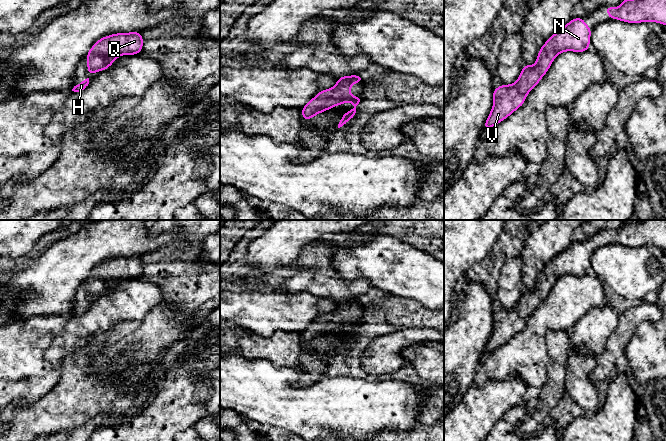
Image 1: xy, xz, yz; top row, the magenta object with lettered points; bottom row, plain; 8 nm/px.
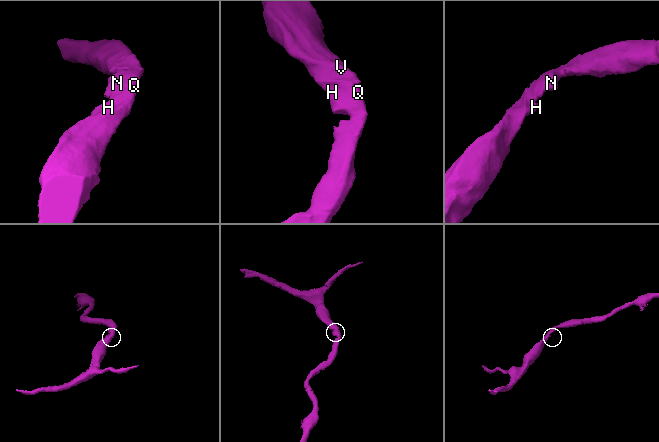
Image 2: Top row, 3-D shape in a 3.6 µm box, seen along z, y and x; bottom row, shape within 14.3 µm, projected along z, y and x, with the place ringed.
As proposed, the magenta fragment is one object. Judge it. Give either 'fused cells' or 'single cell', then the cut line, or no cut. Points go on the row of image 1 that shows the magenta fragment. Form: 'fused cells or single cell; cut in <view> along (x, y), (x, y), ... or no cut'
single cell; no cut

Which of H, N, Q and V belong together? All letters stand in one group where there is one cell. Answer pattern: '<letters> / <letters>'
H N Q V

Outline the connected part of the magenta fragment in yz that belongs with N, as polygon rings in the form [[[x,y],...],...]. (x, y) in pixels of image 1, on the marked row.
[[[582,17],[572,18],[568,24],[549,37],[540,48],[533,67],[524,63],[514,84],[502,84],[493,90],[493,107],[483,129],[491,129],[521,107],[527,94],[539,83],[559,53],[585,52],[590,49],[591,31]]]

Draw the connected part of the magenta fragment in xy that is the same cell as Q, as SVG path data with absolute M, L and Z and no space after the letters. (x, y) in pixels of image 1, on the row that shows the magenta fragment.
M141 32L116 33L99 39L87 53L87 73L108 69L121 55L137 55L143 48Z

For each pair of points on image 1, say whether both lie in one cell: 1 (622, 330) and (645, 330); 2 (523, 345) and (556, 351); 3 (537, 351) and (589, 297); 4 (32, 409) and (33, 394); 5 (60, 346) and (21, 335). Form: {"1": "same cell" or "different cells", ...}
{"1": "different cells", "2": "different cells", "3": "same cell", "4": "different cells", "5": "different cells"}

